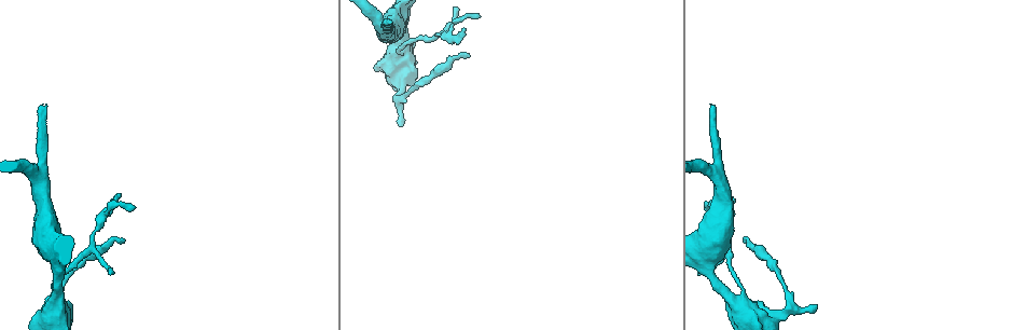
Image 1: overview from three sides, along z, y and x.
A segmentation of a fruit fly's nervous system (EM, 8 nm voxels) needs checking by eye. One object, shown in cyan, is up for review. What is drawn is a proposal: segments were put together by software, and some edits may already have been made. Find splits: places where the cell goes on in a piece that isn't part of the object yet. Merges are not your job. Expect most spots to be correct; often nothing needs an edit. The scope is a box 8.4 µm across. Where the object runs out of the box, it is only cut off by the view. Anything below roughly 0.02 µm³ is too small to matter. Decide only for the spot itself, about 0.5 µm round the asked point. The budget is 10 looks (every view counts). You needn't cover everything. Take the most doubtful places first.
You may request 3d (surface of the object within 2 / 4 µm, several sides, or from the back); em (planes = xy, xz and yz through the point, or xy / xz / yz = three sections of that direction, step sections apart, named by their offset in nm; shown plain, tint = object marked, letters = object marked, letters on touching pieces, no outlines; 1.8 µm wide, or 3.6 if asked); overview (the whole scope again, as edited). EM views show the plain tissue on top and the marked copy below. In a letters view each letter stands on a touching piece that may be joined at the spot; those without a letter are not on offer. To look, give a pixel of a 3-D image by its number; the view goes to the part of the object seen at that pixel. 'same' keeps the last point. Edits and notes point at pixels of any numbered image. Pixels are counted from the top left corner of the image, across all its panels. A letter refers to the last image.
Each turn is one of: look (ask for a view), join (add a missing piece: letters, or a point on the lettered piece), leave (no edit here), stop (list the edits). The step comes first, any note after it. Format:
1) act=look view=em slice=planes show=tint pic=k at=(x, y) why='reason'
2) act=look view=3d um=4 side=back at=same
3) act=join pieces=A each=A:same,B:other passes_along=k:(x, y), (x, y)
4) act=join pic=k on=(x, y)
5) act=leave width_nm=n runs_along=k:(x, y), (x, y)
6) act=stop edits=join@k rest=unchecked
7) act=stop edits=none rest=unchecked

act=look view=em slice=yz step=16 show=letters pic=1 at=(391, 20) why='free end'

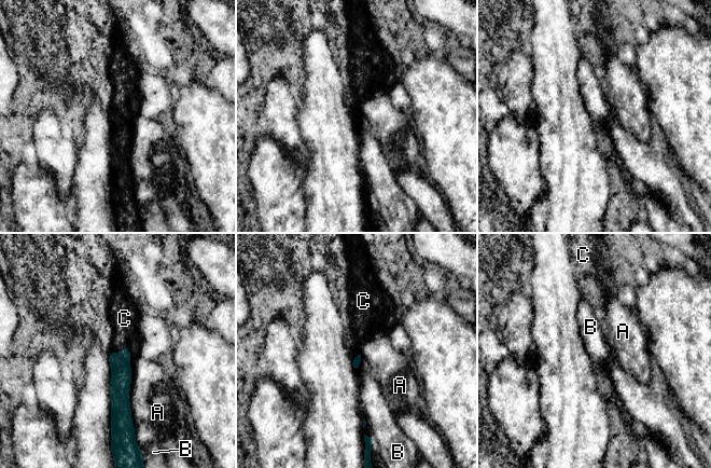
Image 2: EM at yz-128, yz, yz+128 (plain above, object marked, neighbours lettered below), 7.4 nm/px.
act=join pieces=C each=A:other,B:other,C:same passes_along=2:(121, 372), (119, 353), (124, 320) found='the cell continues'

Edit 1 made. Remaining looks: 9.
act=look view=overview

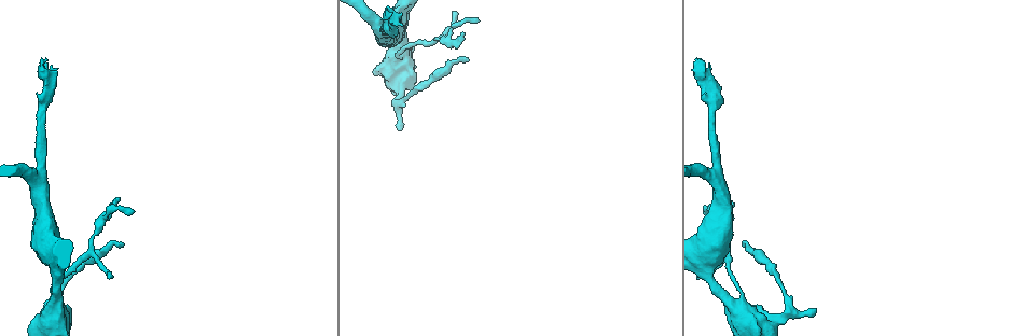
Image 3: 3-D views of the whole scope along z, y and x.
act=look view=em um=3.6 slice=planes show=letters pic=3 at=(742, 244) why='end of a long branch'

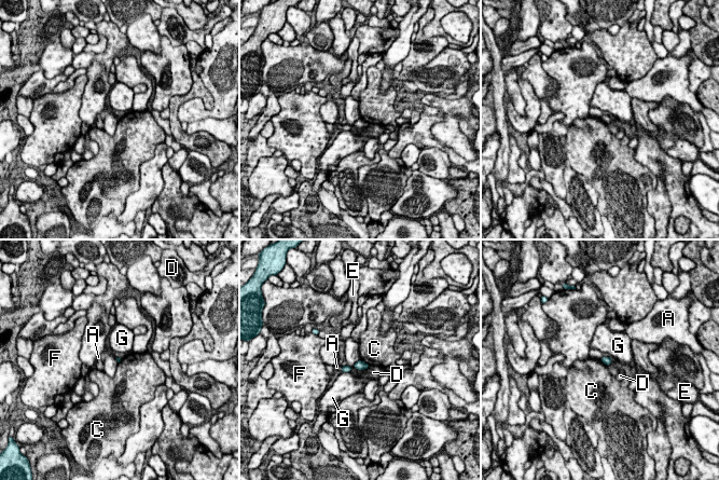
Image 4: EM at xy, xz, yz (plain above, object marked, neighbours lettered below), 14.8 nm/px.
act=leave each=A:other,C:other,D:other,E:other,F:other,G:other border=4:(359, 359), (349, 371) found='none of them fits'

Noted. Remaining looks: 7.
act=look view=3d um=4 pic=3 at=(742, 290) why='thick turns thin'

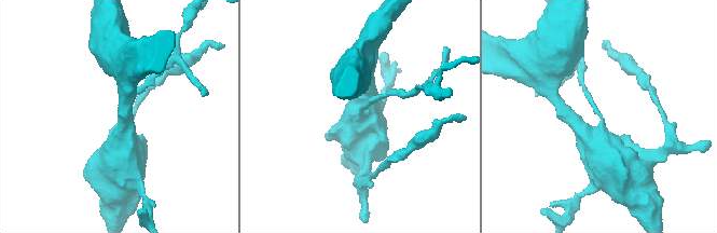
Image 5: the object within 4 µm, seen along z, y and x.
act=look view=em slice=yz step=16 show=tint pic=5 at=(598, 113) why='need the tissue'

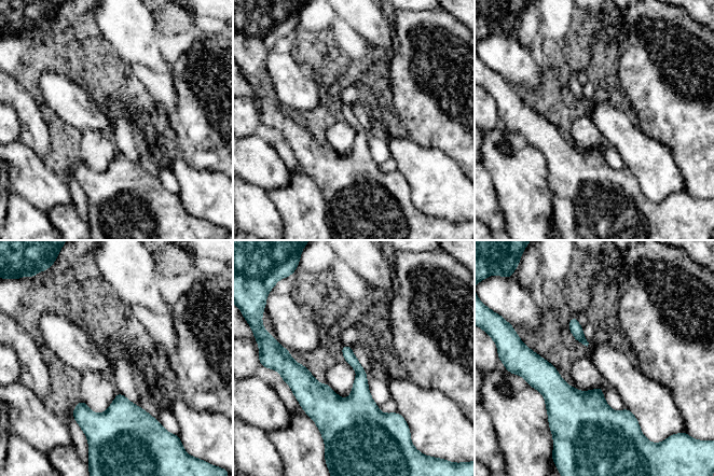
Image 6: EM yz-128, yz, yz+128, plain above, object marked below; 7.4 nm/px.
act=look view=em slice=planes show=letters at=same

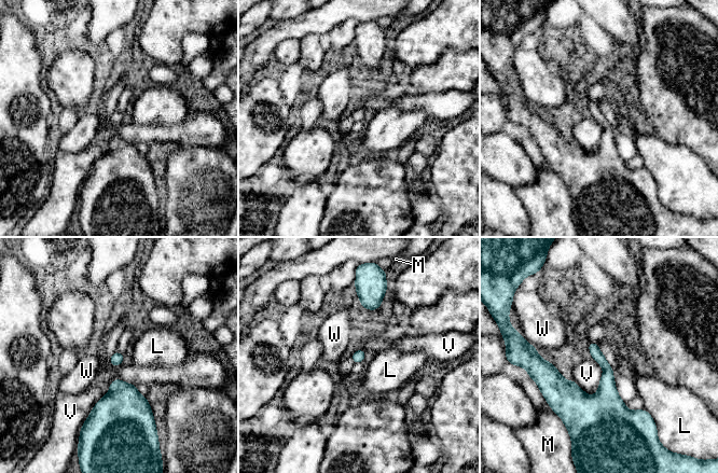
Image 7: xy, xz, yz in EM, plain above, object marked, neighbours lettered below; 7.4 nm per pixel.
act=leave each=L:other,M:other,V:other,W:other runs_along=7:(536, 363), (579, 406), (634, 413) found='no lettered piece goes on from it'

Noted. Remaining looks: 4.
act=look view=3d um=2 pic=3 at=(398, 127) why='thin end'

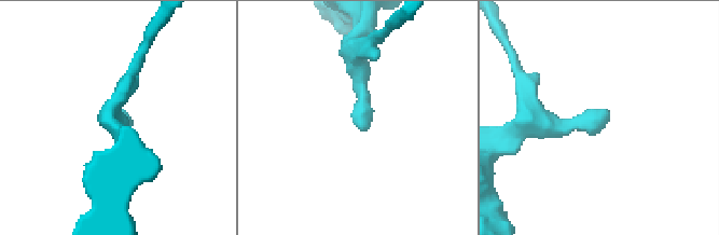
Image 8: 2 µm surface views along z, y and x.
act=look view=em slice=xy step=8 show=letters pic=8 at=(358, 125) why='now the EM'

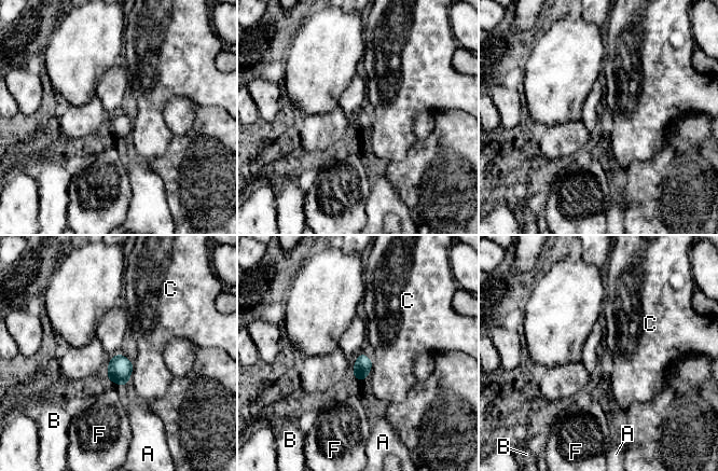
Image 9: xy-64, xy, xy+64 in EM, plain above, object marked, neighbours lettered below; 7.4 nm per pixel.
act=leave width_nm=130 each=A:other,B:other,C:other,F:other border=9:(133, 363), (129, 379), (125, 385) found='none of them fits'

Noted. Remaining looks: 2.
act=stop edits=join@2 rest=unchecked

